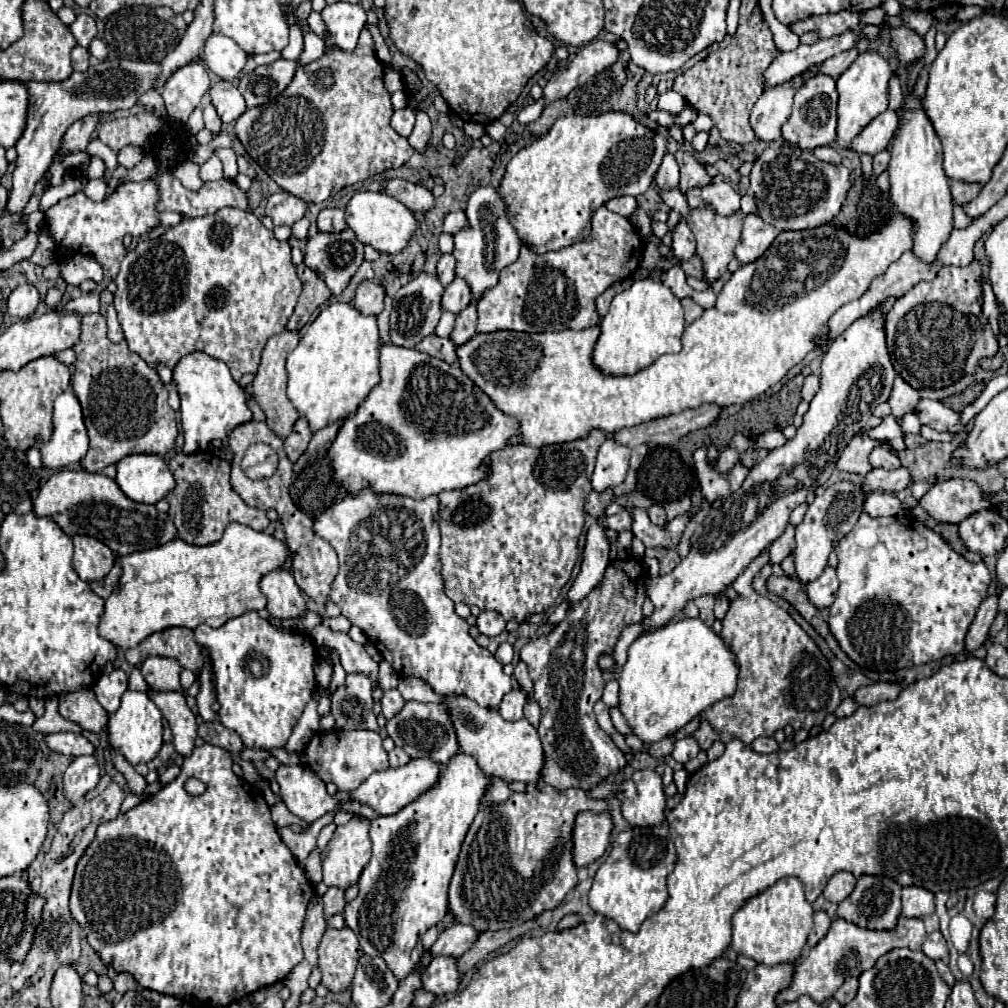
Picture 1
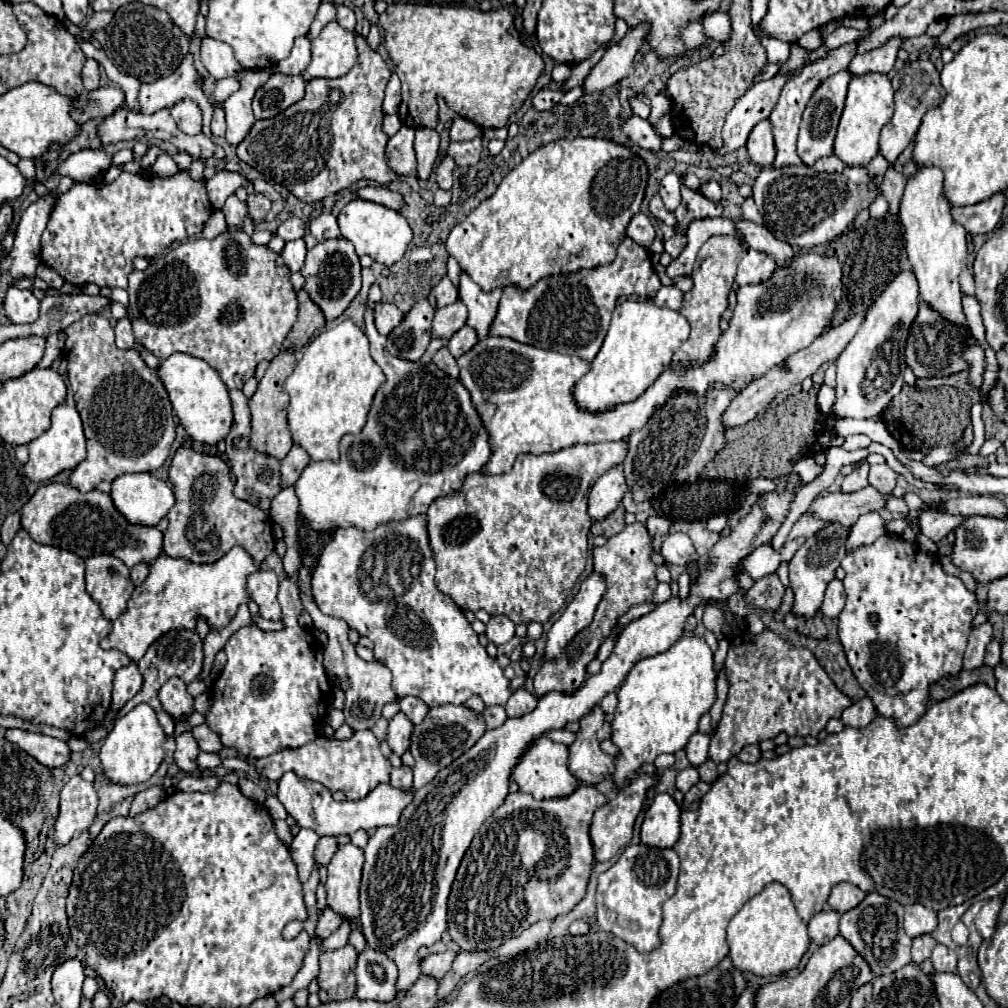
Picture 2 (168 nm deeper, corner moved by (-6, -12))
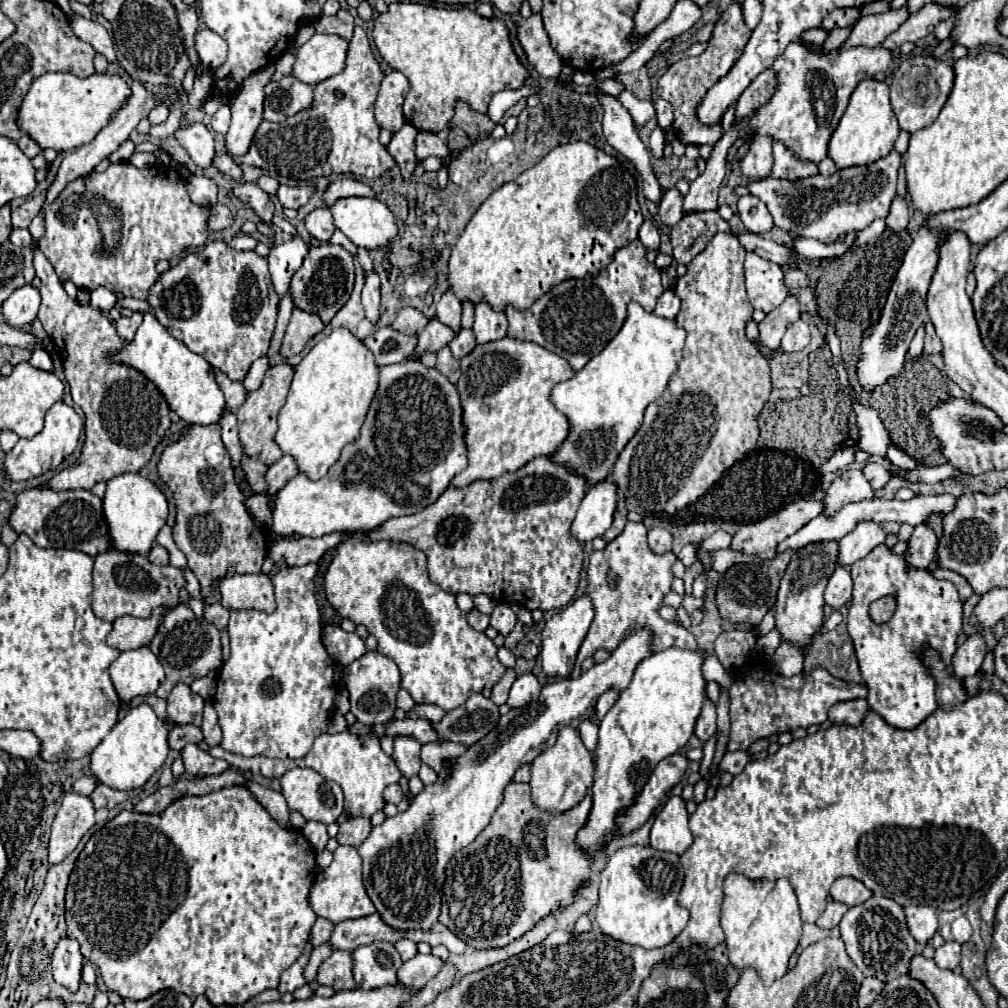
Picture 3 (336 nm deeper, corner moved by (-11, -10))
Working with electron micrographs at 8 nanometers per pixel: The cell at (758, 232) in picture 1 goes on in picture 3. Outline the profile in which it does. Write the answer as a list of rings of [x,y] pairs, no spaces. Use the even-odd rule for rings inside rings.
[[[747,252],[745,286],[753,308],[761,308],[765,314],[779,308],[789,294],[785,292],[781,268],[755,252]]]

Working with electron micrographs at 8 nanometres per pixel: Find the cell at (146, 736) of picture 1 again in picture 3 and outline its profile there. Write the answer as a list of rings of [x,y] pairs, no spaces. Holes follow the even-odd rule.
[[[149,704],[131,708],[125,718],[121,718],[103,738],[103,742],[91,752],[91,774],[99,782],[117,790],[141,788],[163,766],[169,754],[167,734],[169,730],[165,722],[157,718],[155,710]]]

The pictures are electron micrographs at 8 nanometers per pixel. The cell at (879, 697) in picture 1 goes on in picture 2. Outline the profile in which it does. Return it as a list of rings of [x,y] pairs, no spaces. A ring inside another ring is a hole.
[[[866,696],[858,702],[854,702],[852,706],[842,710],[840,720],[844,722],[844,726],[852,726],[852,728],[864,728],[872,722],[872,718],[876,716],[876,708],[872,704],[872,700]]]

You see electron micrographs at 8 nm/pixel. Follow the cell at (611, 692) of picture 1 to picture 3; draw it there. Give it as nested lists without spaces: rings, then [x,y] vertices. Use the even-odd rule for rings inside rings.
[[[609,690],[609,692],[601,694],[601,696],[599,696],[599,700],[597,700],[597,706],[595,706],[597,716],[599,716],[599,718],[603,718],[603,716],[611,710],[611,706],[617,702],[617,698],[619,698],[619,692],[617,692],[617,690]]]

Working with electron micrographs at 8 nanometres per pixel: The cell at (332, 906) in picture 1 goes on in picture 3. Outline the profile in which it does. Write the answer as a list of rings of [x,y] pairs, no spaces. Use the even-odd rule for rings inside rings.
[[[317,918],[317,922],[315,922],[315,926],[313,926],[313,930],[311,930],[311,944],[313,946],[319,946],[319,944],[325,944],[325,942],[329,942],[329,938],[331,938],[331,934],[333,934],[333,928],[335,928],[335,924],[331,924],[329,920],[325,920],[325,918]]]

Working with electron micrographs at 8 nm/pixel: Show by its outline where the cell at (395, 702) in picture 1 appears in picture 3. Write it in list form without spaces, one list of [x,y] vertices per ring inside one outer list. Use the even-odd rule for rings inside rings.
[[[395,736],[393,760],[405,778],[411,778],[419,772],[421,768],[419,750],[421,750],[421,744],[413,736]]]

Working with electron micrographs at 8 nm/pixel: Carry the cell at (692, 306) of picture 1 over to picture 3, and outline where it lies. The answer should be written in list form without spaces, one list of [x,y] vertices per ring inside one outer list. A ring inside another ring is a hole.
[[[717,232],[707,248],[689,262],[687,274],[675,284],[675,294],[681,298],[681,310],[675,320],[687,330],[683,358],[663,394],[645,408],[643,424],[621,450],[611,476],[621,496],[635,508],[667,514],[683,510],[703,496],[727,468],[751,452],[759,438],[757,414],[771,394],[771,368],[769,360],[759,356],[757,348],[745,336],[745,322],[751,318],[753,306],[745,294],[743,262],[745,248],[737,244],[737,238]]]

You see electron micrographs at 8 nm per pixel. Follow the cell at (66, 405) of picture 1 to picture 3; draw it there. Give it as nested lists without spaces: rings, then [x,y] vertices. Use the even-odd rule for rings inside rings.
[[[63,402],[53,404],[45,416],[45,428],[31,440],[21,438],[17,442],[17,446],[11,452],[7,452],[7,458],[5,458],[7,476],[11,480],[19,482],[19,480],[29,480],[29,478],[41,476],[47,470],[55,470],[77,448],[81,430],[83,430],[83,420],[71,406],[67,406]]]

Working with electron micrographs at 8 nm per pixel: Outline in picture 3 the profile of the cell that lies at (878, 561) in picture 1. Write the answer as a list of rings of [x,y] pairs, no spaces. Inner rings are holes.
[[[879,544],[877,548],[869,552],[869,556],[857,560],[851,566],[851,576],[853,576],[853,602],[851,602],[849,616],[847,616],[847,628],[851,634],[853,646],[855,646],[861,676],[869,690],[869,696],[867,696],[869,708],[877,712],[887,724],[893,724],[893,728],[905,728],[905,730],[917,728],[917,724],[921,724],[925,716],[933,714],[939,708],[937,696],[935,696],[937,680],[929,672],[929,666],[923,660],[923,652],[929,648],[935,650],[939,658],[943,658],[947,672],[953,674],[951,660],[957,652],[957,638],[963,628],[963,600],[953,582],[939,580],[925,568],[913,568],[905,556],[895,554],[885,544]],[[883,596],[895,596],[897,610],[889,622],[875,624],[869,618],[869,604]]]

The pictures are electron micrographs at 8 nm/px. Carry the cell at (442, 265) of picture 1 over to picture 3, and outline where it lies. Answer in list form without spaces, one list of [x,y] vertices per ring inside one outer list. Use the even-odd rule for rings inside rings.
[[[451,288],[437,302],[437,314],[435,316],[443,324],[451,326],[453,330],[461,330],[459,328],[459,320],[461,320],[461,300],[455,296],[455,292]]]

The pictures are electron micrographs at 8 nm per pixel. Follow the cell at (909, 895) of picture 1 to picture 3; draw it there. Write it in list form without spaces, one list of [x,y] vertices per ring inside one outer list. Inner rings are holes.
[[[907,906],[905,916],[911,936],[925,946],[927,940],[937,932],[937,912],[931,906]]]

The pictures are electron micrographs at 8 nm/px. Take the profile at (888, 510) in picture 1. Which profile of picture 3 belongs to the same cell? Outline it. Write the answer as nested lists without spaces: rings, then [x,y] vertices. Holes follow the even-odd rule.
[[[859,522],[853,532],[839,540],[839,564],[851,566],[865,558],[875,546],[885,542],[885,532],[877,522]]]

